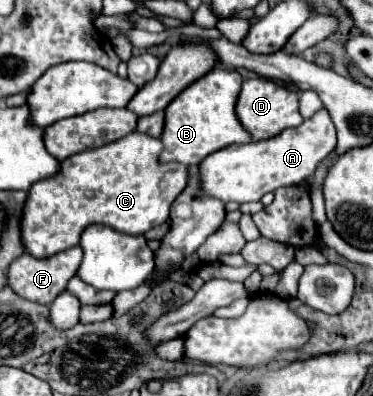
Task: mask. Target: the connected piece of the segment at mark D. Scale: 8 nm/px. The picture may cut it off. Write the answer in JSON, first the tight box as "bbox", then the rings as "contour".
{"bbox":[235,77,303,141],"contour":[[[263,77],[243,81],[243,89],[237,97],[235,113],[241,121],[241,125],[251,133],[253,141],[271,139],[275,135],[279,135],[281,131],[285,131],[289,127],[297,127],[297,125],[303,123],[303,117],[299,115],[299,97],[297,97],[297,93],[273,83],[271,79],[263,79]]]}

